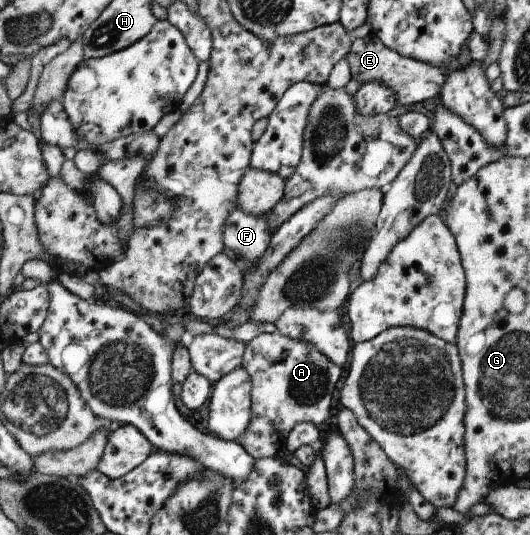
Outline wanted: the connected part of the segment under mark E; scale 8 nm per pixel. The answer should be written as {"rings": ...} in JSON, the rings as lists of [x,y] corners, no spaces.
{"rings":[[[373,32],[364,38],[352,39],[345,60],[352,80],[356,80],[359,84],[367,84],[369,81],[386,84],[395,94],[395,104],[402,107],[438,96],[445,82],[445,76],[449,72],[447,65],[431,66],[399,56],[397,52],[387,48]]]}

